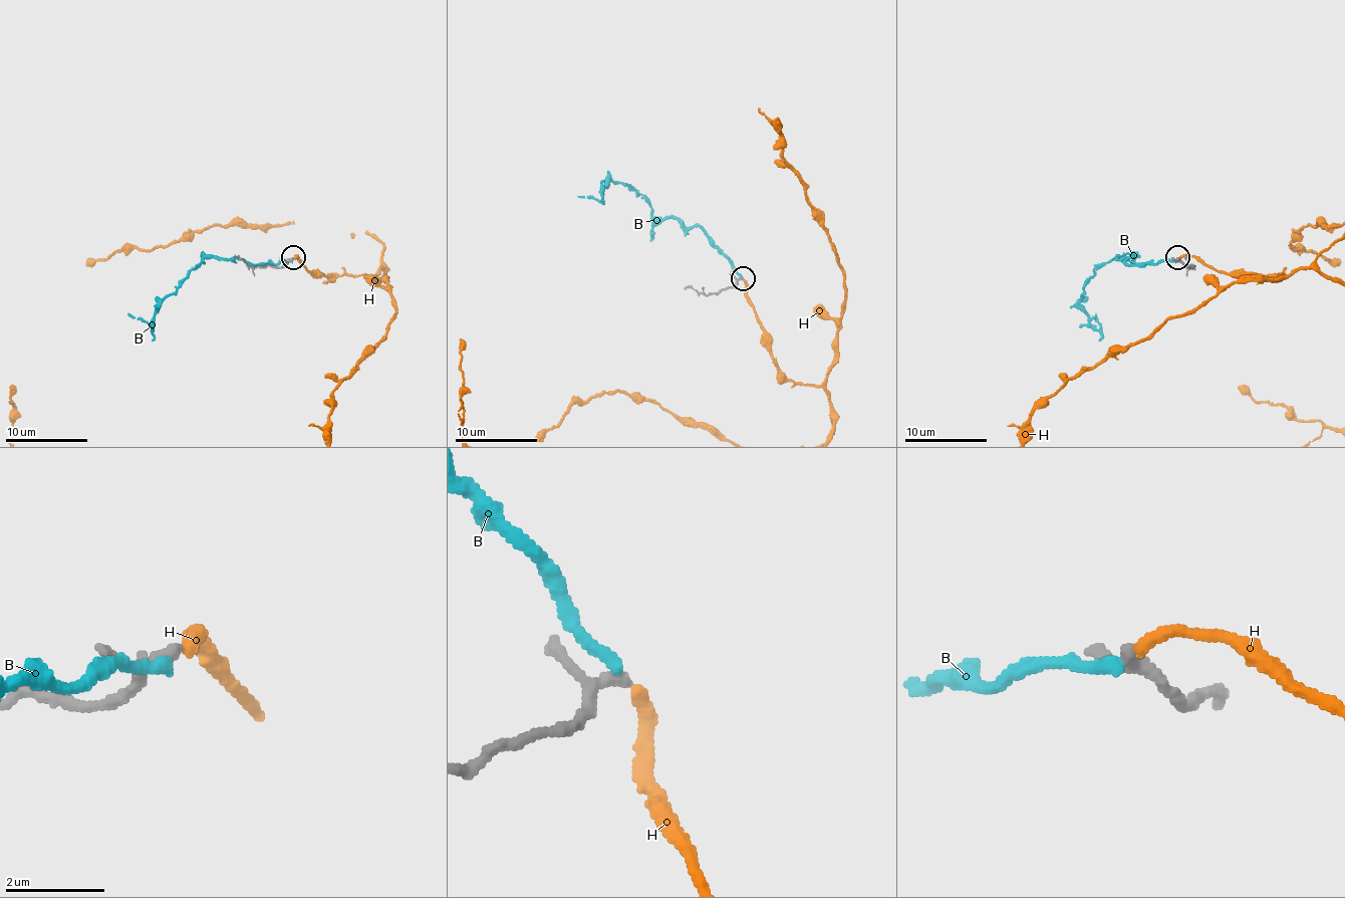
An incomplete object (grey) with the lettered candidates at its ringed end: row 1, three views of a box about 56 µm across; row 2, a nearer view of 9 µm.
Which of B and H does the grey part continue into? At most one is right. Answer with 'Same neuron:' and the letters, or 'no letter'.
Same neuron: no letter

